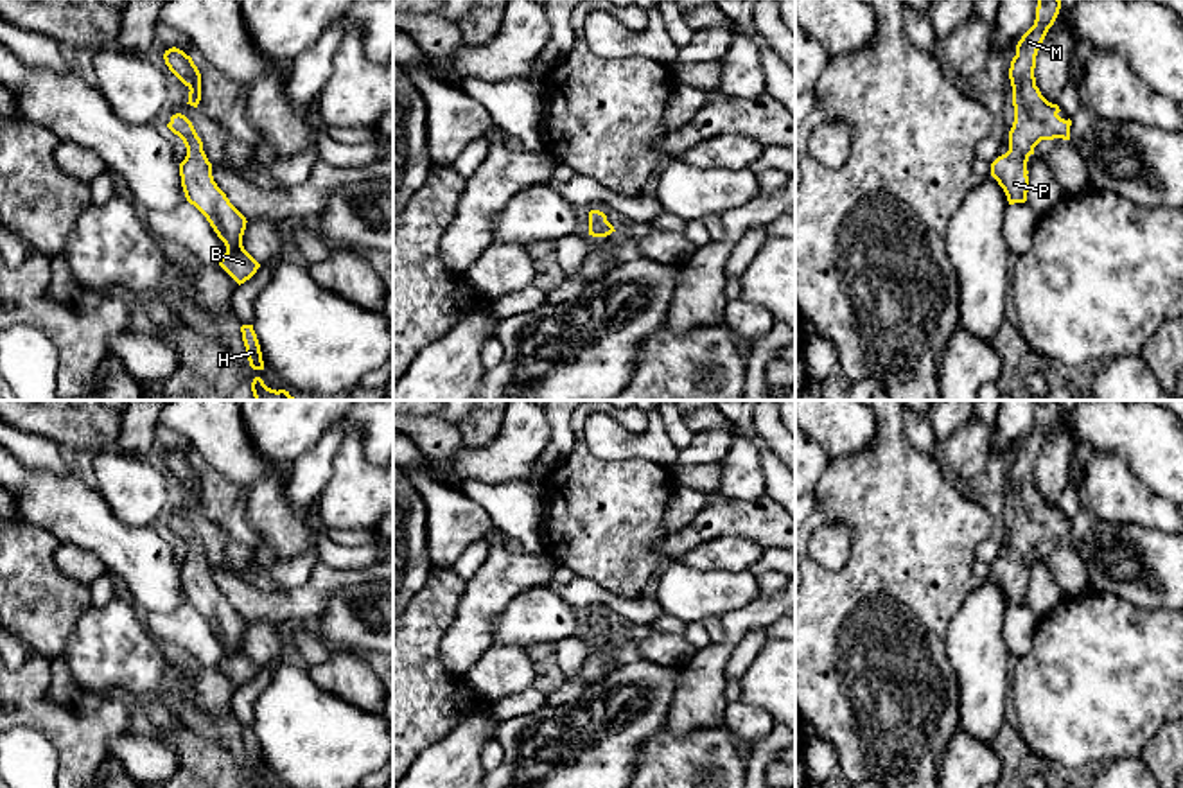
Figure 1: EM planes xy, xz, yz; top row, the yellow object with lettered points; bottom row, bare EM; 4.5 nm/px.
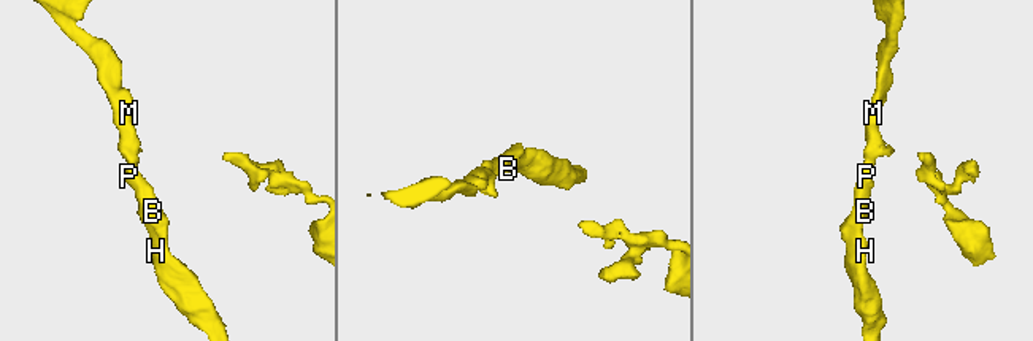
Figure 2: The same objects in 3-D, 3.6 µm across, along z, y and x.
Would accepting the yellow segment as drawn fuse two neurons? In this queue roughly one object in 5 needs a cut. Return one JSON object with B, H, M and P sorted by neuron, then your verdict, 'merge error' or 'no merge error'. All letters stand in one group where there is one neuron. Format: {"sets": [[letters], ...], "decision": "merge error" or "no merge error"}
{"sets": [["B", "H", "M", "P"]], "decision": "no merge error"}

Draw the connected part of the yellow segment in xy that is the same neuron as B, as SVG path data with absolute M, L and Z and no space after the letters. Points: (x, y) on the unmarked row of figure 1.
M176 515L171 519L167 530L187 549L187 558L180 565L185 600L206 619L217 639L224 644L226 655L219 662L219 668L241 687L260 670L242 648L248 623L214 583L212 565L203 553L203 544L192 524L185 517Z

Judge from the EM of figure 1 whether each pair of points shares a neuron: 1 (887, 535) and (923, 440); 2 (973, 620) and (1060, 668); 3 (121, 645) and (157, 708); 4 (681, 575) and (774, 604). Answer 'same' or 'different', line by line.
1: different
2: different
3: same
4: different

